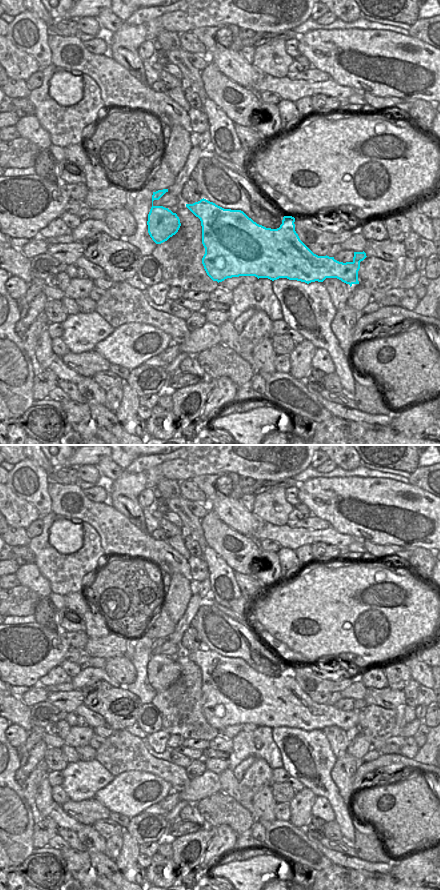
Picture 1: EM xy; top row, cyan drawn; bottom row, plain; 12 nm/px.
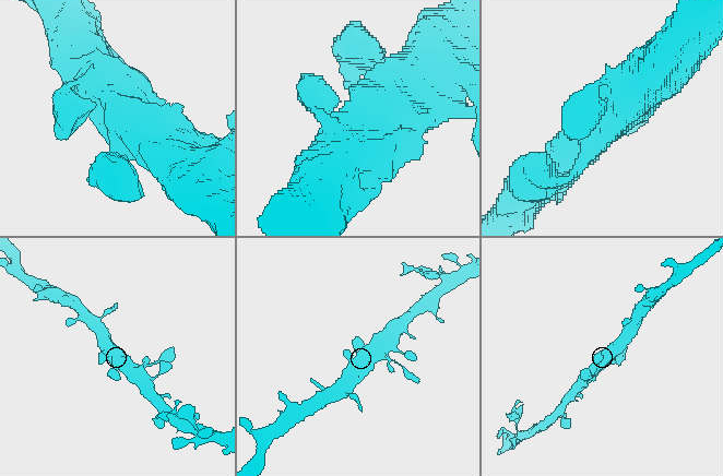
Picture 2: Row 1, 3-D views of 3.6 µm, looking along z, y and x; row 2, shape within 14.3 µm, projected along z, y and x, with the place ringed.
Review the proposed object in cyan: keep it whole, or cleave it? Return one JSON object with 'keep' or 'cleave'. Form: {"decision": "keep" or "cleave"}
{"decision": "keep"}

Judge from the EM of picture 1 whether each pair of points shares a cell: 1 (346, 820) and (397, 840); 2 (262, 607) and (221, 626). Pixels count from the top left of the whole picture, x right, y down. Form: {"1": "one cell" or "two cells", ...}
{"1": "two cells", "2": "two cells"}

